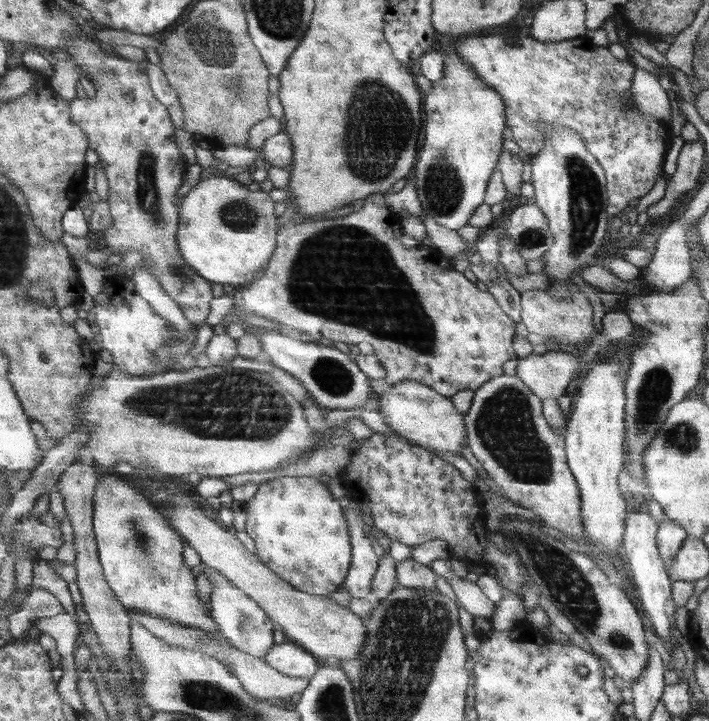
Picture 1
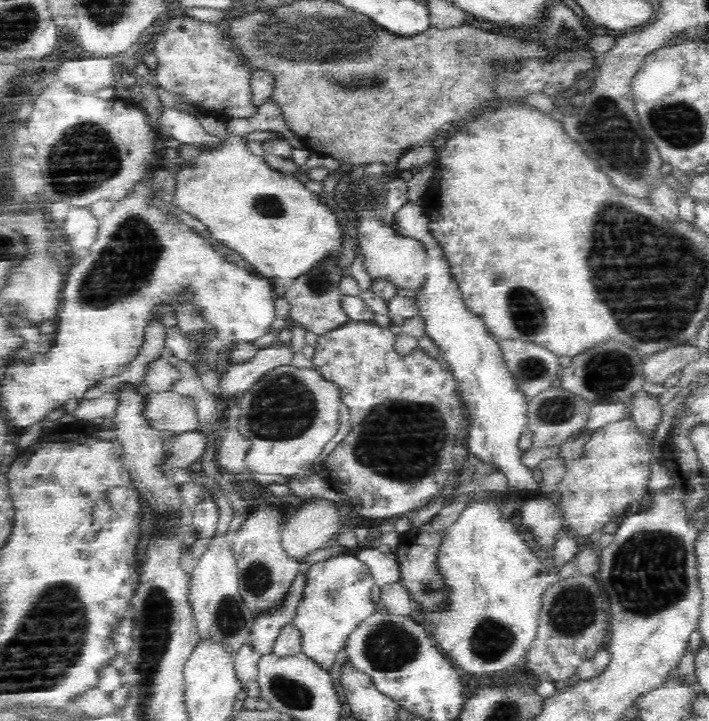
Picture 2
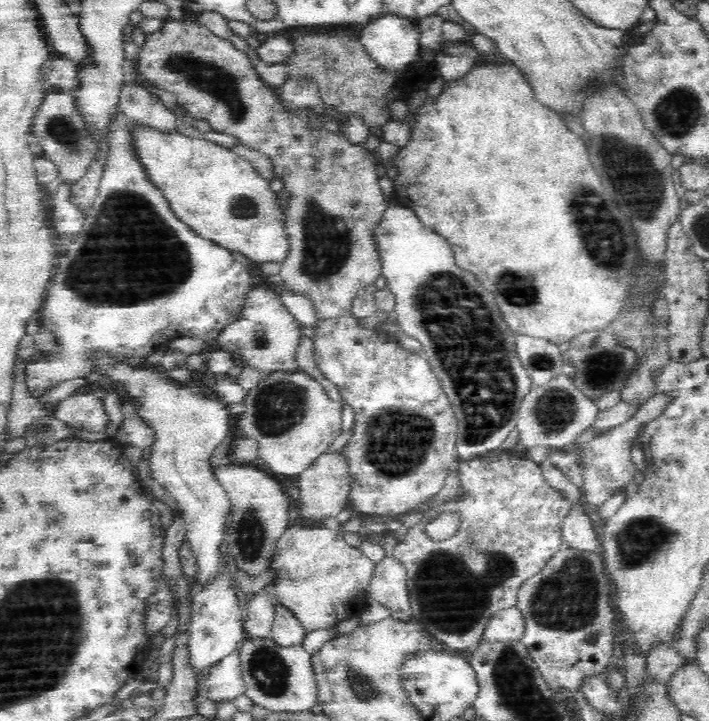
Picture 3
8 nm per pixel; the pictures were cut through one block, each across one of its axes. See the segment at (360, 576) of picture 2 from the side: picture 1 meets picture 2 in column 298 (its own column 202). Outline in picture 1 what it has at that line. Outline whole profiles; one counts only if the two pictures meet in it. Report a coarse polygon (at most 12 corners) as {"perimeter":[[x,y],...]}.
{"perimeter":[[101,469],[94,531],[128,610],[219,635],[163,508]]}

